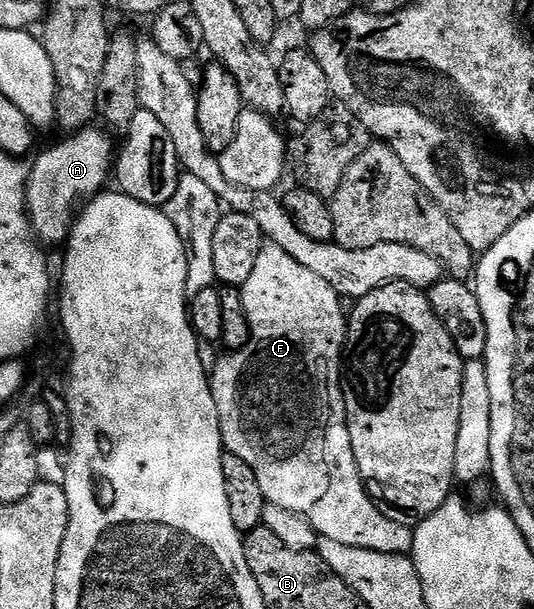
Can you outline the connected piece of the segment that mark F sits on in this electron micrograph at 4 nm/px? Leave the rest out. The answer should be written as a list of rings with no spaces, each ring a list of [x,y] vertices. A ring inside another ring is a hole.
[[[270,242],[264,243],[261,254],[257,254],[257,263],[253,265],[253,274],[249,274],[249,282],[241,285],[241,291],[245,310],[249,314],[249,322],[251,323],[251,340],[240,352],[228,351],[226,354],[220,355],[214,372],[209,376],[213,402],[217,406],[217,418],[223,435],[224,449],[237,454],[237,458],[241,458],[247,465],[253,466],[253,474],[257,474],[257,482],[261,482],[261,490],[268,503],[276,504],[285,510],[304,516],[322,539],[341,542],[345,546],[377,550],[385,554],[408,555],[415,541],[414,531],[410,527],[406,528],[405,525],[398,524],[395,520],[390,520],[382,512],[384,509],[371,499],[368,485],[365,483],[363,475],[359,473],[359,467],[353,454],[349,426],[347,425],[347,407],[343,401],[343,366],[348,317],[345,315],[345,308],[343,312],[342,306],[339,305],[341,303],[339,293],[333,290],[333,286],[329,286],[329,282],[325,282],[325,278],[317,278],[317,274],[313,274],[313,270],[301,266],[301,262],[289,258],[289,254],[285,254],[285,250],[281,250],[281,246]]]

